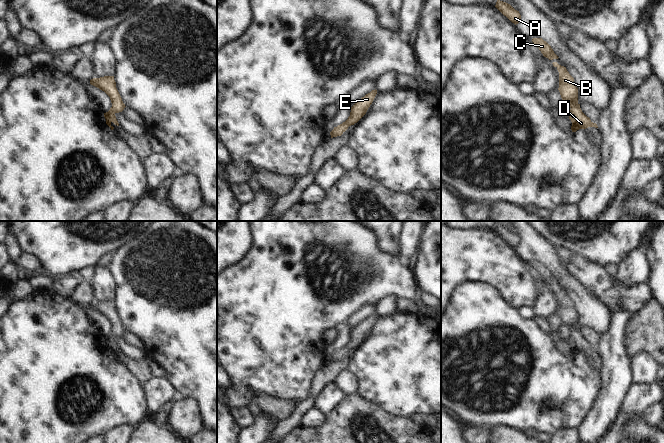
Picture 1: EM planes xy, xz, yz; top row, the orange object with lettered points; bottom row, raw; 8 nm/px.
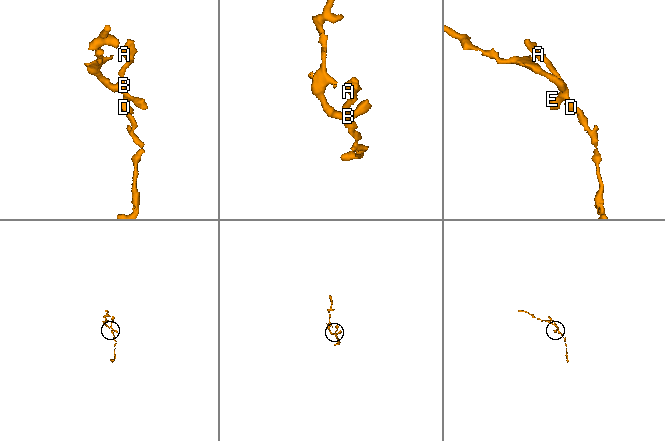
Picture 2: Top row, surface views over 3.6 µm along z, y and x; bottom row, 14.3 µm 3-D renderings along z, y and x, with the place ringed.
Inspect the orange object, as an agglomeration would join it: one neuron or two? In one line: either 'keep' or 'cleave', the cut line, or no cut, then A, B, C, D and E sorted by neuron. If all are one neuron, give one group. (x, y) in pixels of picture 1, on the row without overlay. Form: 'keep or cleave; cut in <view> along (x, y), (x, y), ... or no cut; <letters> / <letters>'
keep; no cut; A B C D E

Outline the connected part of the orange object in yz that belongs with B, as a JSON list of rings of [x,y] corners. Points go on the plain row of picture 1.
[[[553,286],[552,288],[559,296],[558,314],[562,325],[567,326],[571,332],[569,343],[572,346],[572,356],[588,351],[598,352],[597,348],[593,347],[580,332],[580,328],[578,327],[578,312],[574,307],[574,302],[569,298],[566,291],[559,289],[557,286]]]

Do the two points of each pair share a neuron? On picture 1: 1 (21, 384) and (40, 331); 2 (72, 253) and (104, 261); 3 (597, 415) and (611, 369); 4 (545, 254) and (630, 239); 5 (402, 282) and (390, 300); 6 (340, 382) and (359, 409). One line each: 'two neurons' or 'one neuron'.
1: one neuron
2: two neurons
3: one neuron
4: two neurons
5: two neurons
6: two neurons

